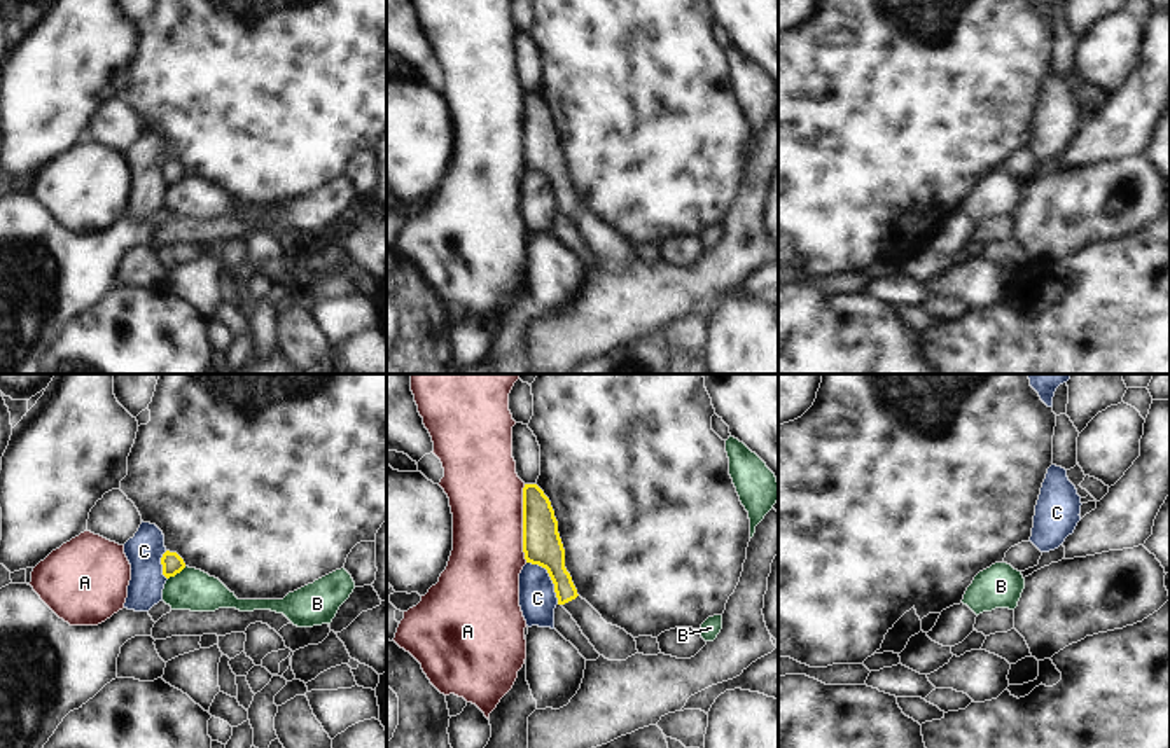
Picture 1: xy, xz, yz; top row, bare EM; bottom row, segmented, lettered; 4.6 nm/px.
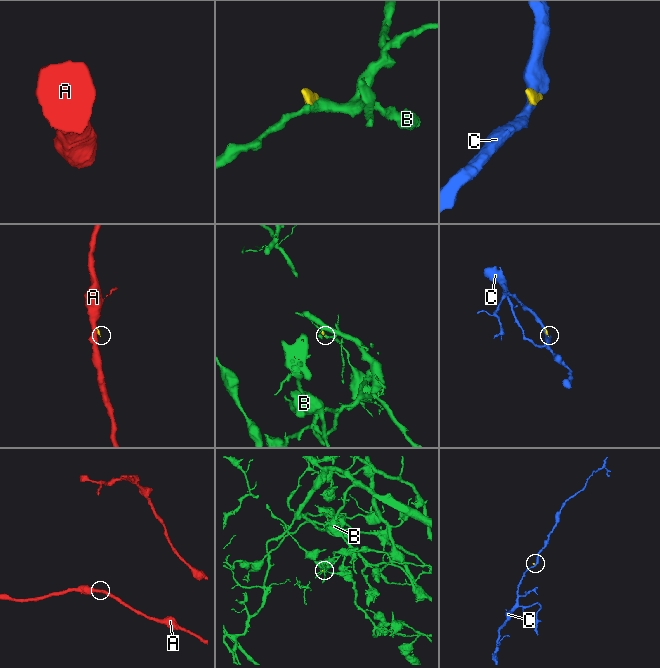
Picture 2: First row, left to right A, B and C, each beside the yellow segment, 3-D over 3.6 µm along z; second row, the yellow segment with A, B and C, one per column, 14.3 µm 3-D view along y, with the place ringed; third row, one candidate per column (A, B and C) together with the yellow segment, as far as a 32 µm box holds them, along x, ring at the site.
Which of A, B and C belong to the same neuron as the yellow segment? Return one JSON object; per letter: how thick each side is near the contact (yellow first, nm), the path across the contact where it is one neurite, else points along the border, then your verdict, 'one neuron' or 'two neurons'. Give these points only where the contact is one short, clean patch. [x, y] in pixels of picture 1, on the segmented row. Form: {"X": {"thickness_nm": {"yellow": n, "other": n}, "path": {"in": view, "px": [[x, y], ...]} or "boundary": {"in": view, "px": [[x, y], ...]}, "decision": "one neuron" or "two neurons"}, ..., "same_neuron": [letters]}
{"A": {"thickness_nm": {"yellow": 180, "other": 340}, "boundary": {"in": "xz", "px": [[523, 484], [523, 558], [527, 561]]}, "decision": "two neurons"}, "B": {"thickness_nm": {"yellow": 100, "other": 190}, "boundary": {"in": "xy", "px": [[186, 567], [168, 579]]}, "decision": "two neurons"}, "C": {"thickness_nm": {"yellow": 180, "other": 170}, "boundary": {"in": "xz", "px": [[527, 561], [537, 563], [546, 570], [558, 603]]}, "decision": "two neurons"}, "same_neuron": []}

